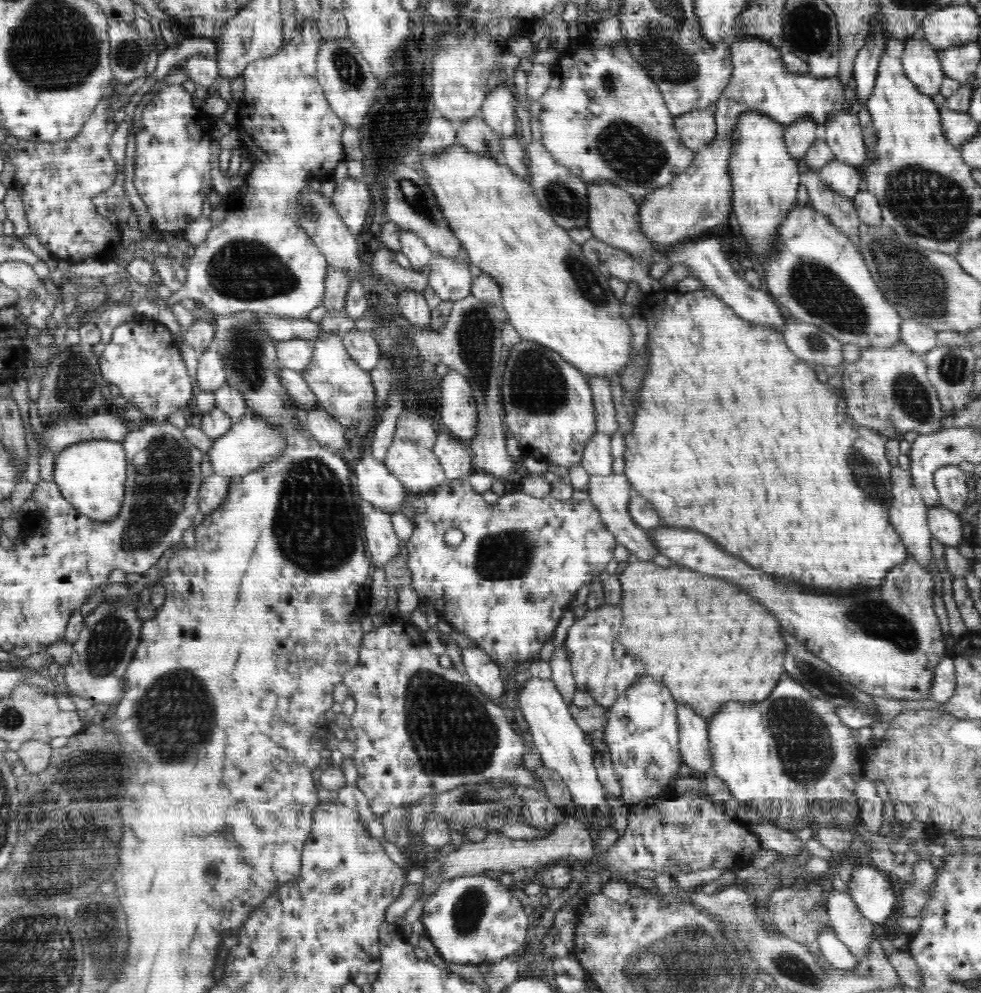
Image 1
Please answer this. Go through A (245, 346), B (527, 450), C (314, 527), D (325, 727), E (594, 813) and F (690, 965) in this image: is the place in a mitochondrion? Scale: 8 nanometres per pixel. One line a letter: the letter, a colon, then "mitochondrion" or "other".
A: mitochondrion
B: other
C: mitochondrion
D: other
E: other
F: mitochondrion

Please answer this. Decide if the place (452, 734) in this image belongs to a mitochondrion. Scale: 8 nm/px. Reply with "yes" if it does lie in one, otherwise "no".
yes

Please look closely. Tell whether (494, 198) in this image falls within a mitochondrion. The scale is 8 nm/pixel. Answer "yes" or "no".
no

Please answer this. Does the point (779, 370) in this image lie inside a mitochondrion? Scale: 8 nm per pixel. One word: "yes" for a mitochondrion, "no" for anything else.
no

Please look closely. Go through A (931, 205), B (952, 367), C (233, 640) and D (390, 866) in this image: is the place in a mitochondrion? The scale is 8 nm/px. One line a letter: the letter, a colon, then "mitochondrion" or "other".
A: mitochondrion
B: mitochondrion
C: other
D: other

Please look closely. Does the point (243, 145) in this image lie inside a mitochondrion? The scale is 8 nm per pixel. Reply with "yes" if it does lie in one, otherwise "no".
no

